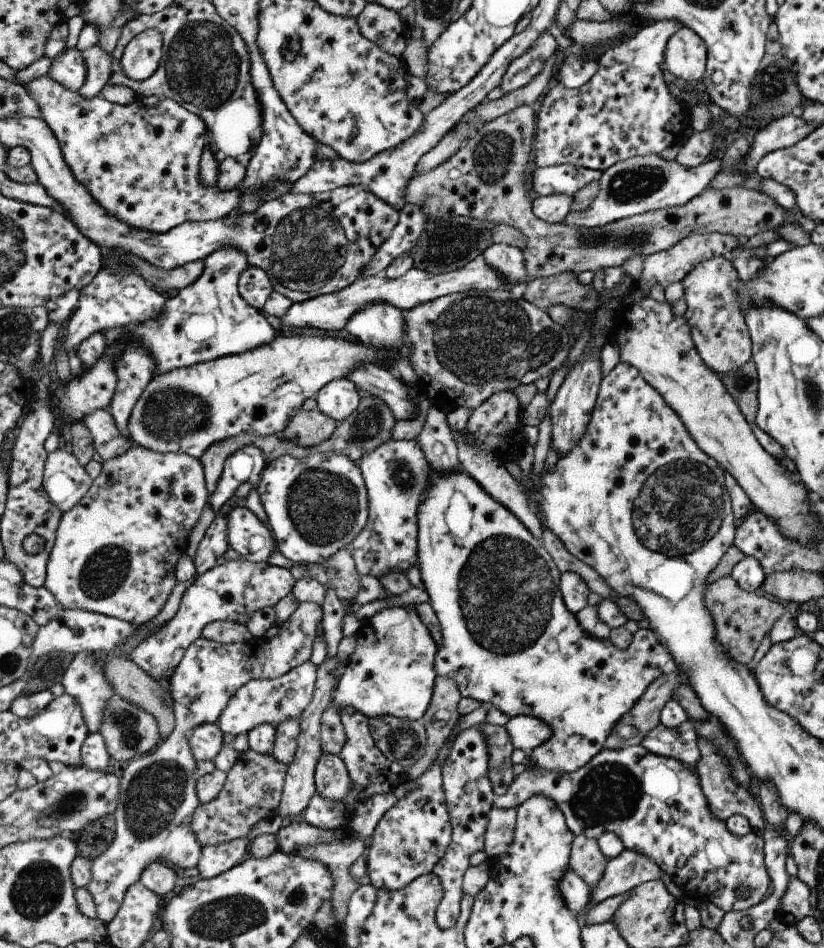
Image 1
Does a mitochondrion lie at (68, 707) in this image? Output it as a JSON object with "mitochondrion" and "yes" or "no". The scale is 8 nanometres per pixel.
{"mitochondrion":"no"}

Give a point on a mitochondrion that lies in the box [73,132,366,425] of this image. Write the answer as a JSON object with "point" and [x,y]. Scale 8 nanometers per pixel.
{"point":[308,248]}

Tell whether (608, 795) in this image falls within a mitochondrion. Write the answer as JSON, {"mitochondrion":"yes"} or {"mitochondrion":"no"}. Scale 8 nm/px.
{"mitochondrion":"yes"}

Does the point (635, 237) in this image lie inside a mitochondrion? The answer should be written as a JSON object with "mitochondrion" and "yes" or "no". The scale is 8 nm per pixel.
{"mitochondrion":"yes"}

